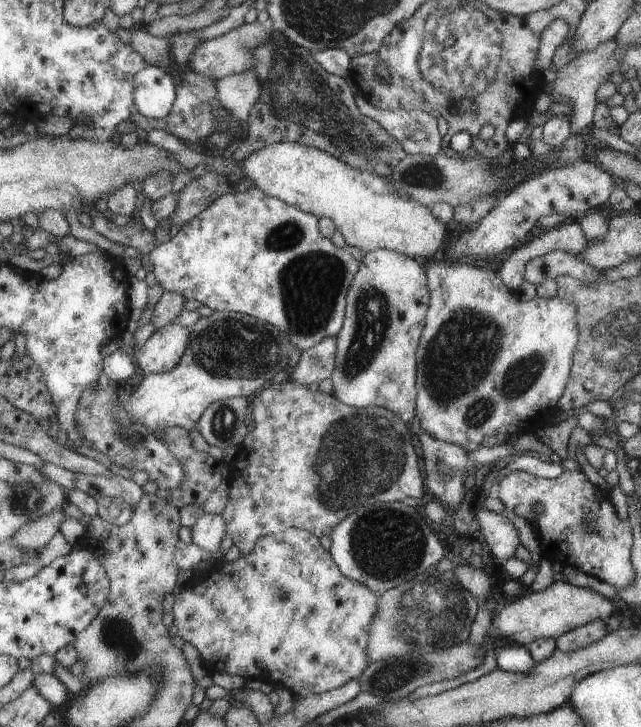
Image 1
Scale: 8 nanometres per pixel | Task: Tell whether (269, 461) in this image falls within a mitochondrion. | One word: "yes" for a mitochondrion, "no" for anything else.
no

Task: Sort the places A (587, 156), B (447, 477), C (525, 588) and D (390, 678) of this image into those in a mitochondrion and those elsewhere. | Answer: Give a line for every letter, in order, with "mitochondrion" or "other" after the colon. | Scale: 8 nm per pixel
A: other
B: mitochondrion
C: other
D: mitochondrion

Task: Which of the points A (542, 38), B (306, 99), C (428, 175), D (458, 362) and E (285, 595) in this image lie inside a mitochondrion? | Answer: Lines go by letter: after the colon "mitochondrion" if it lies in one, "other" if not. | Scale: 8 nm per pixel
A: other
B: mitochondrion
C: mitochondrion
D: mitochondrion
E: mitochondrion

